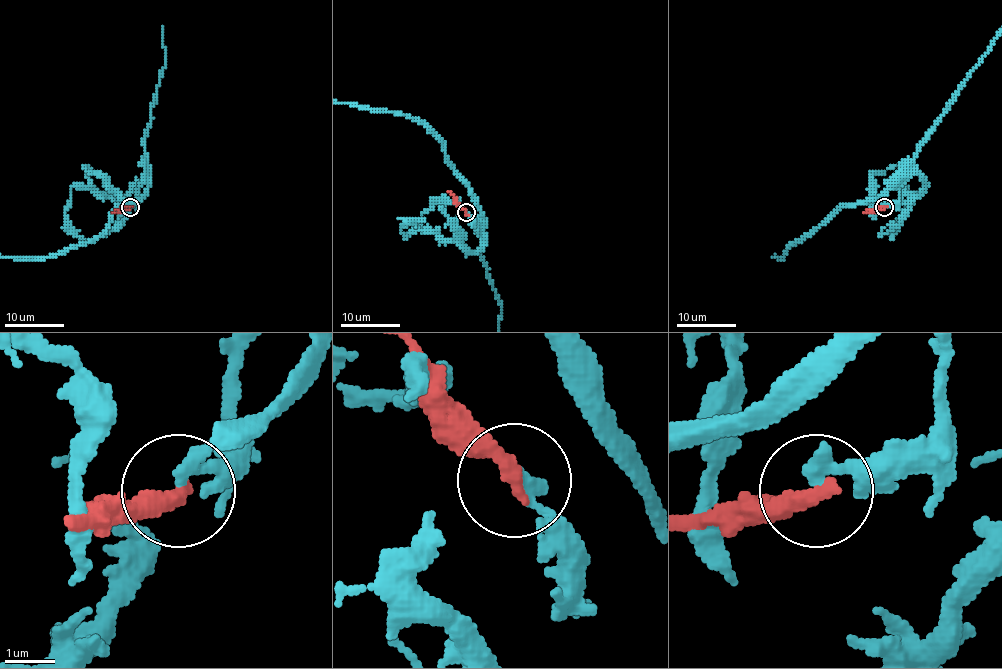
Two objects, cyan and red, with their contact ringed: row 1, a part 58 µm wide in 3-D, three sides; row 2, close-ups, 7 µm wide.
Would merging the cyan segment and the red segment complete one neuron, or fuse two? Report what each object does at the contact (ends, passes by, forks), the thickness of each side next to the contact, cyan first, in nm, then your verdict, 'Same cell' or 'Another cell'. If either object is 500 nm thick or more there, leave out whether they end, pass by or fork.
At the ring cyan ends. At the ring red ends. Thickness 340 nm (cyan) against 360 nm. Another cell

